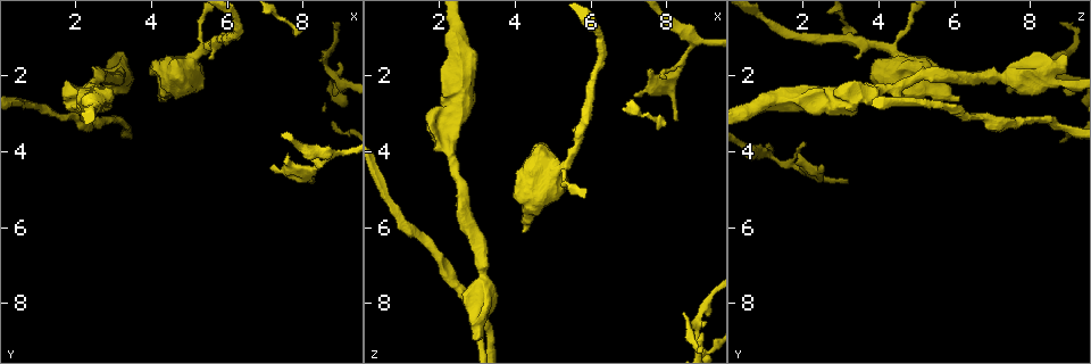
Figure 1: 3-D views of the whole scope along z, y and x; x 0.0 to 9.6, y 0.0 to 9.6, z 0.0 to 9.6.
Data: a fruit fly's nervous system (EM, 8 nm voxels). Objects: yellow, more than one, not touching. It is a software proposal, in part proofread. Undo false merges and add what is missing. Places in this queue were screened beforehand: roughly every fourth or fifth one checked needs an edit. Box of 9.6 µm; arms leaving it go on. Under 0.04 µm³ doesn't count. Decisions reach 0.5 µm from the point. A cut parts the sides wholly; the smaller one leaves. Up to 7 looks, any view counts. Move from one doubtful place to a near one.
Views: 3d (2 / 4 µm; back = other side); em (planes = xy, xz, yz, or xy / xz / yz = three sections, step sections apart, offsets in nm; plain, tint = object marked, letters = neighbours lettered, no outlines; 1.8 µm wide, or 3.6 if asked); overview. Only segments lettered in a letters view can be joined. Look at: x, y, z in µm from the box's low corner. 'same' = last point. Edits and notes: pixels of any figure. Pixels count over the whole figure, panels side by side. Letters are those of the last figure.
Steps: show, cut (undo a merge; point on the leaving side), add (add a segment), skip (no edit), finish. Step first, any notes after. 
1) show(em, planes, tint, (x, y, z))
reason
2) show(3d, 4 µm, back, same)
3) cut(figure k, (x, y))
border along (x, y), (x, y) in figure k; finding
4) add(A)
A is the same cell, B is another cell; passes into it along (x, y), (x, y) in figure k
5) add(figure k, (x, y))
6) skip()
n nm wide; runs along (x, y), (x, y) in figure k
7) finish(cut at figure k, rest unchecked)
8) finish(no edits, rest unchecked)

show(em, 3.6 µm, xz, step 16, tint, (3.15, 2.10, 7.55))
branch point

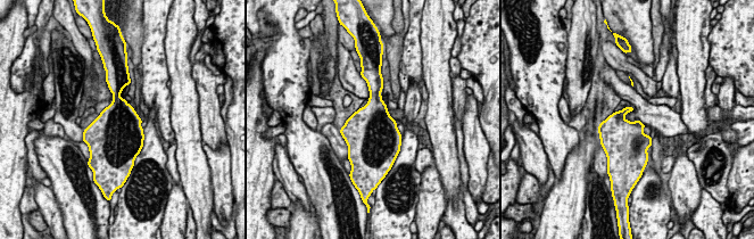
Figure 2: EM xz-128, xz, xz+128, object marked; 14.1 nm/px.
show(em, 3.6 µm, planes, letters, same)
another direction

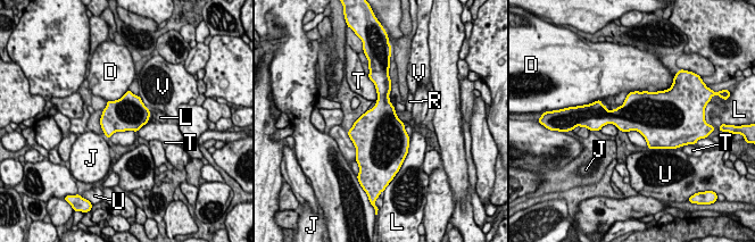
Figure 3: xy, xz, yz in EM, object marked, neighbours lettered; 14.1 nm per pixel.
skip()
D touches over 440 nm; D, J, L, R, T, U and V are other cells; border along (391, 103), (396, 115), (405, 124) in figure 3; all the same cell

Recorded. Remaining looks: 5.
show(3d, 2 µm, (4.25, 2.60, 6.05))

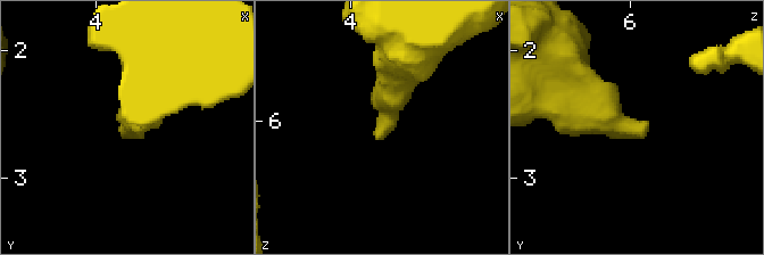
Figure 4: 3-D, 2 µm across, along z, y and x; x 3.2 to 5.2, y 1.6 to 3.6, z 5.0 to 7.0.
show(em, xz, step 4, letters, (4.18, 2.56, 6.12))

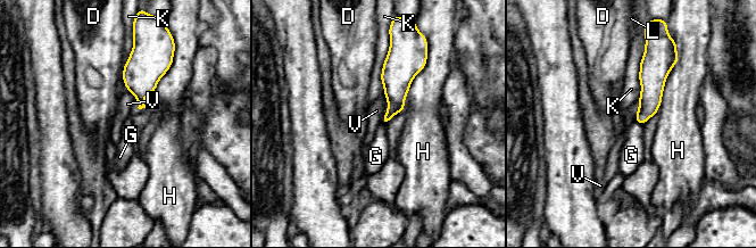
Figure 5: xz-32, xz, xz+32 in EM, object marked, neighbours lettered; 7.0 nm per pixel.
skip()
H touches over 440 nm; D, G, H, K, L and V are other cells; no lettered segment goes on from it

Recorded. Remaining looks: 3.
show(em, planes, letters, (7.15, 4.50, 2.50))
branch stops here

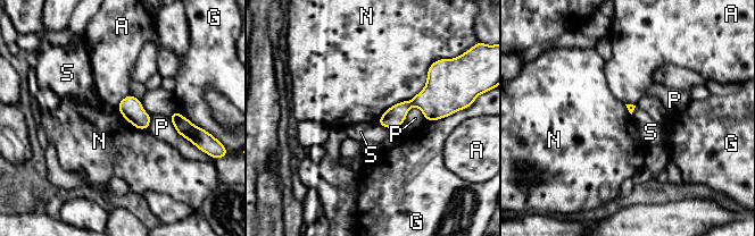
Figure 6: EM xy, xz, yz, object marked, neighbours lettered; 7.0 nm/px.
skip()
A, G, N, P and S are other cells; border along (431, 65), (425, 85), (376, 123) in figure 6; no lettered segment goes on from it

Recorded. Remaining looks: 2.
finish(no edits, rest unchecked)

